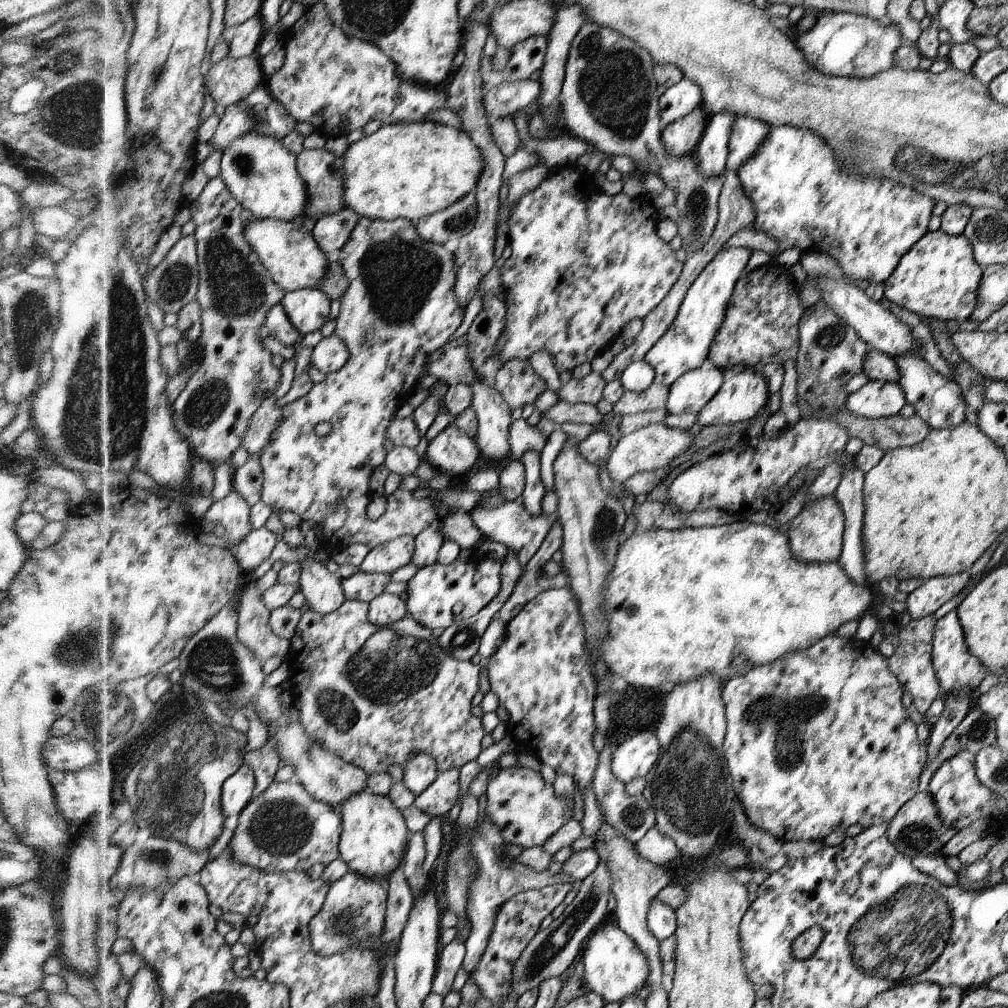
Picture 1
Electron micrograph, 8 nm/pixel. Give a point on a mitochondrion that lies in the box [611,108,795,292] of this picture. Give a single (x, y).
(695, 205)

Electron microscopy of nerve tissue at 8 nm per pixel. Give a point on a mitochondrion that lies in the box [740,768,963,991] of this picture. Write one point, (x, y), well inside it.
(898, 937)

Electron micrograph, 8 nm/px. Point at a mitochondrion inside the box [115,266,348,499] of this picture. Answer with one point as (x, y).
(208, 403)

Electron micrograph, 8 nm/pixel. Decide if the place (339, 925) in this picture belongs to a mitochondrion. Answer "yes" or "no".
yes

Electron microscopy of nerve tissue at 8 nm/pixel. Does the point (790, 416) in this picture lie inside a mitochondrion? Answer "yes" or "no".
no

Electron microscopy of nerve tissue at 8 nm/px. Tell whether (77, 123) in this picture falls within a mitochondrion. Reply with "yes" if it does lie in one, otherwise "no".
yes

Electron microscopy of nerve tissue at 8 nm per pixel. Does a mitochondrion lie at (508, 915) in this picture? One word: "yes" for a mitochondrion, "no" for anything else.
no

